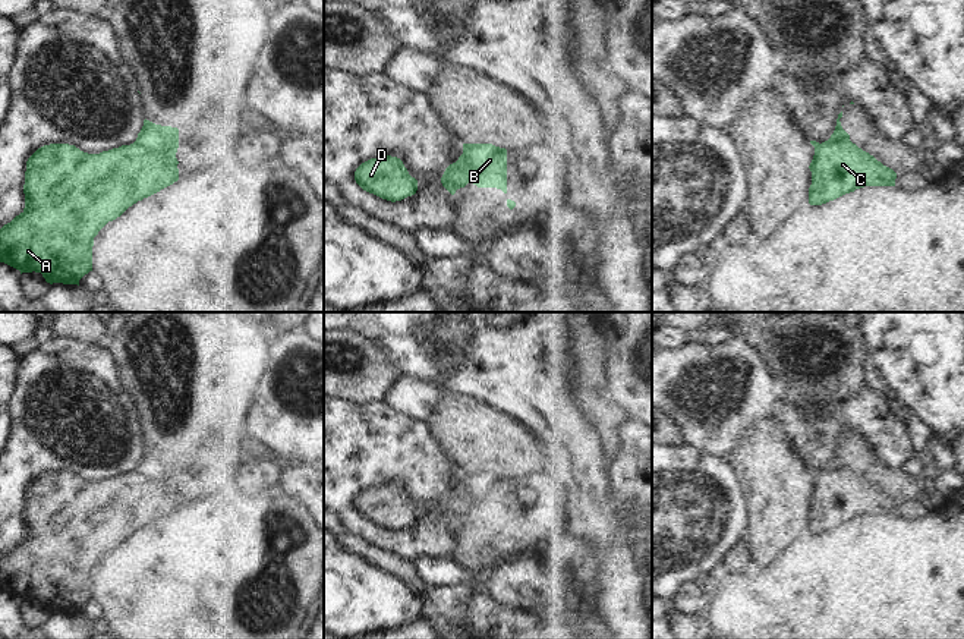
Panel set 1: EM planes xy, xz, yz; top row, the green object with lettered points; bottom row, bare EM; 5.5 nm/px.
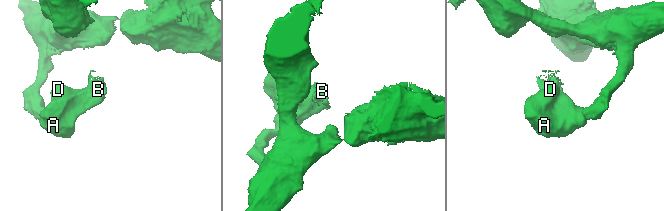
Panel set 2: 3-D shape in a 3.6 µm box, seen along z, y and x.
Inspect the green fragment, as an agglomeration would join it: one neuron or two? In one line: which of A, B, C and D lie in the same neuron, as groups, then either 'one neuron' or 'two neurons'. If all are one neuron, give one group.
A C D / B | two neurons

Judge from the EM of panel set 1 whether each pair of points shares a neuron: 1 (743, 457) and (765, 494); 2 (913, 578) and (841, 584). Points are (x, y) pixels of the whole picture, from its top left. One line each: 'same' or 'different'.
1: same
2: same

